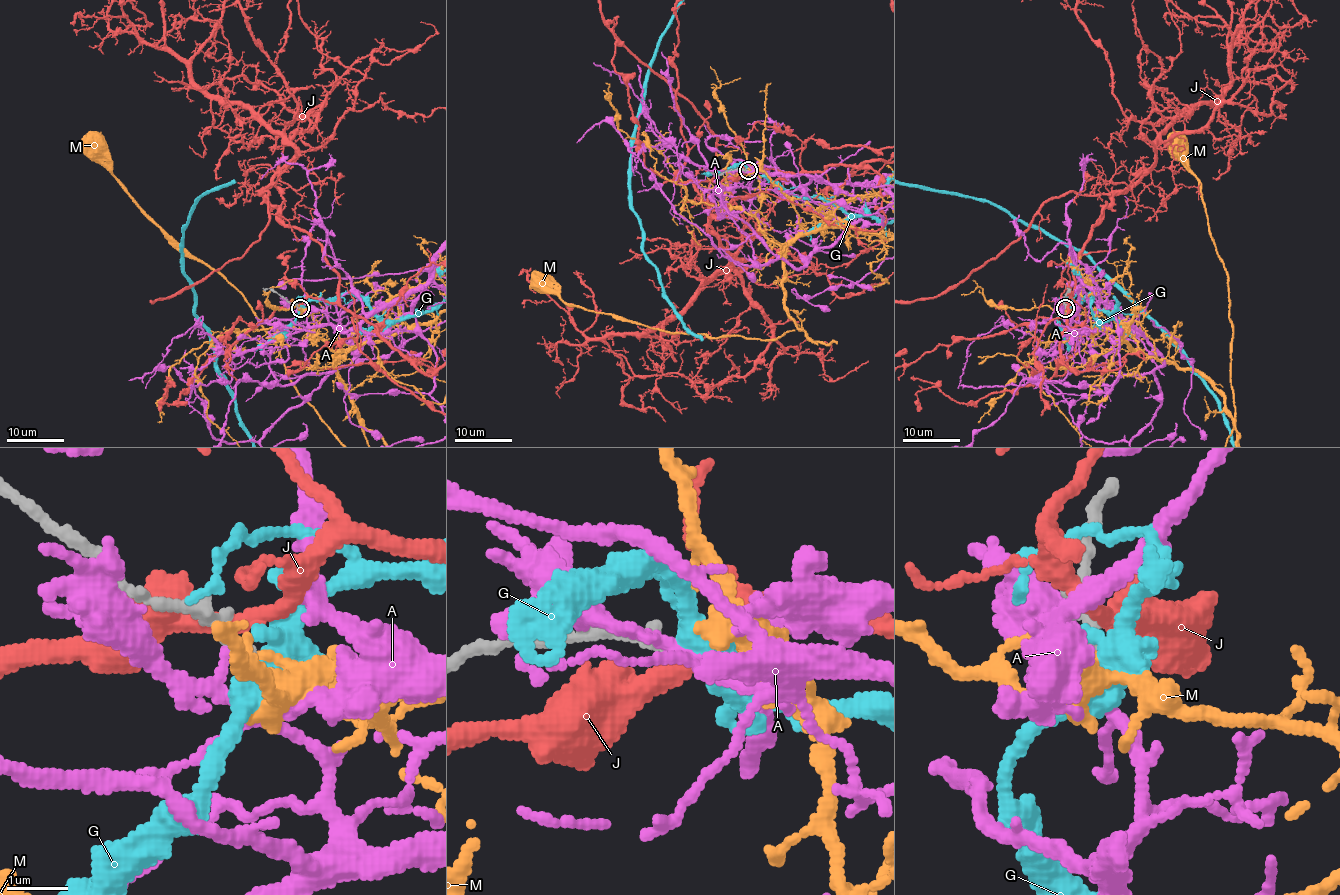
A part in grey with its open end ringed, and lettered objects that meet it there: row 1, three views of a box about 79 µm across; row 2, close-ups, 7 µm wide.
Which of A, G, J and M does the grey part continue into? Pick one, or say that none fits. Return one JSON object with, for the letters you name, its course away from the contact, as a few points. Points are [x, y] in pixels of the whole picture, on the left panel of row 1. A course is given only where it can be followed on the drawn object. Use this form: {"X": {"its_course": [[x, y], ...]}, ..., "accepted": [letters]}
{"accepted": ["M"]}

